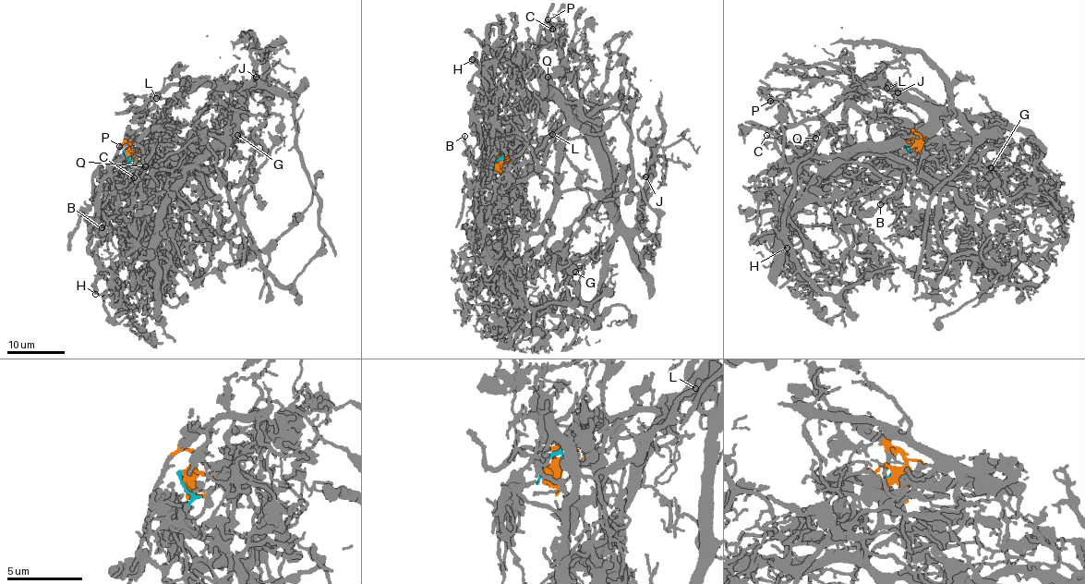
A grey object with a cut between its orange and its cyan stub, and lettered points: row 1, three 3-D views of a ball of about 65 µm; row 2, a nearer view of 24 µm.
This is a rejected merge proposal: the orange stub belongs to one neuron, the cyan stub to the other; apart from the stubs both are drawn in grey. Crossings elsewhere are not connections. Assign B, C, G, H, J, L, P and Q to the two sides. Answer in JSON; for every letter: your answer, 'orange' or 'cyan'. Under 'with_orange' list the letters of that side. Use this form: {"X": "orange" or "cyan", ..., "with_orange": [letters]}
{"B": "orange", "C": "orange", "G": "orange", "H": "cyan", "J": "orange", "L": "orange", "P": "orange", "Q": "orange", "with_orange": ["B", "C", "G", "J", "L", "P", "Q"]}

